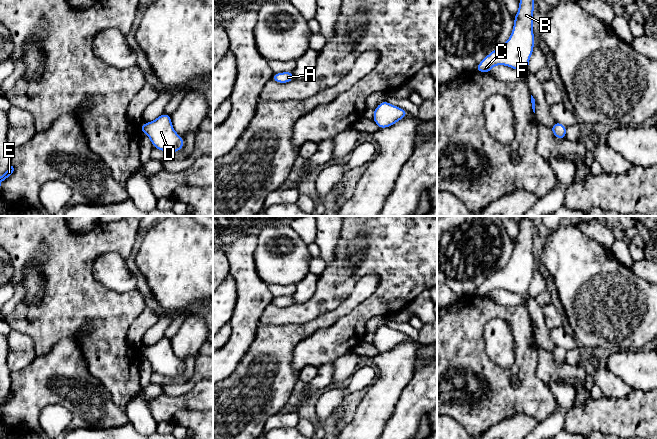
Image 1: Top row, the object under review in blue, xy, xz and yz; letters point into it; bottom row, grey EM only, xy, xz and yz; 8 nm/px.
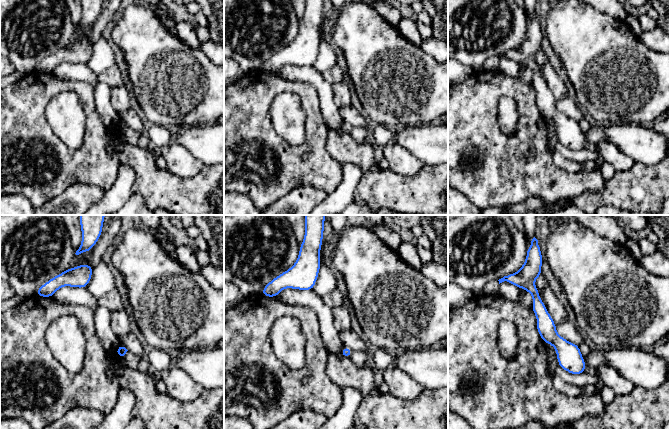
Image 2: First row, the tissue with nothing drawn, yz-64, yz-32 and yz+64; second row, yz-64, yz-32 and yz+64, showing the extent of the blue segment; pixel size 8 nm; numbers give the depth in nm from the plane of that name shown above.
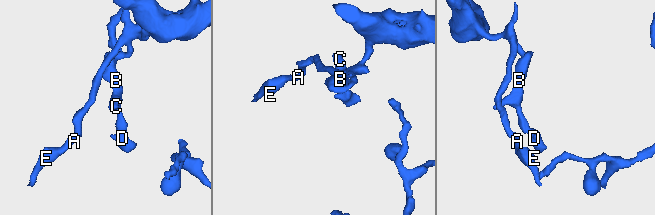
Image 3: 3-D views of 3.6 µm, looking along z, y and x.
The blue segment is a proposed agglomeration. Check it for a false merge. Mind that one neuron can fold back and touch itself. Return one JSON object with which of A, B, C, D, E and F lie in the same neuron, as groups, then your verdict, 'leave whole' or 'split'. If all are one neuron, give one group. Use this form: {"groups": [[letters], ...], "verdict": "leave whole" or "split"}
{"groups": [["A", "B", "C", "D", "E", "F"]], "verdict": "leave whole"}

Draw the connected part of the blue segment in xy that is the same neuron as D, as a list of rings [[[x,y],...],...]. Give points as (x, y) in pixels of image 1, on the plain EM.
[[[165,336],[157,343],[139,349],[139,352],[142,357],[145,357],[150,362],[153,371],[156,373],[175,377],[184,370],[183,361],[175,356],[171,341]]]

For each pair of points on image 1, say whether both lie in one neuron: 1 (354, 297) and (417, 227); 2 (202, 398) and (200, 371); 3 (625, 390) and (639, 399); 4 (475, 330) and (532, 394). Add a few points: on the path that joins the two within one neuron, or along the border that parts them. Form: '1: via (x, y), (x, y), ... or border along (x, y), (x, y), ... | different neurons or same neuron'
1: border along (379, 277), (374, 274), (365, 274), (354, 287) | different neurons
2: border along (202, 379), (182, 394) | different neurons
3: border along (633, 389), (625, 397), (607, 397) | different neurons
4: via (475, 350), (475, 355), (512, 391) | same neuron

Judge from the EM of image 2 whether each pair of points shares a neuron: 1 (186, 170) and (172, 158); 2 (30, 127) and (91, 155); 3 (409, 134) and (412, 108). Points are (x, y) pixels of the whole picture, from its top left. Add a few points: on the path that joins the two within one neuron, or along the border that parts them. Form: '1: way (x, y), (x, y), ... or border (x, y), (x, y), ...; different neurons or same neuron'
1: way (183, 167), (175, 159); same neuron
2: way (45, 139), (64, 155), (76, 155); same neuron
3: border (430, 124), (405, 127); different neurons

